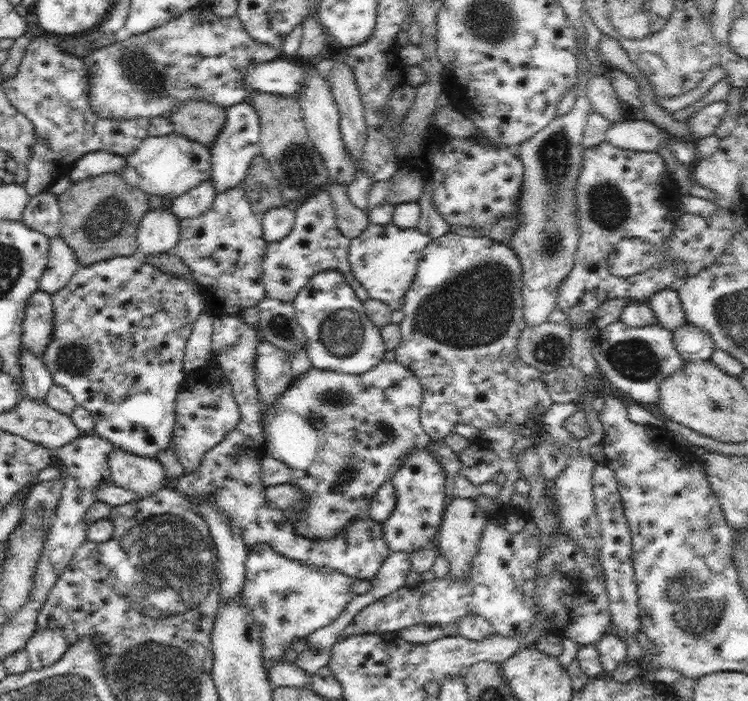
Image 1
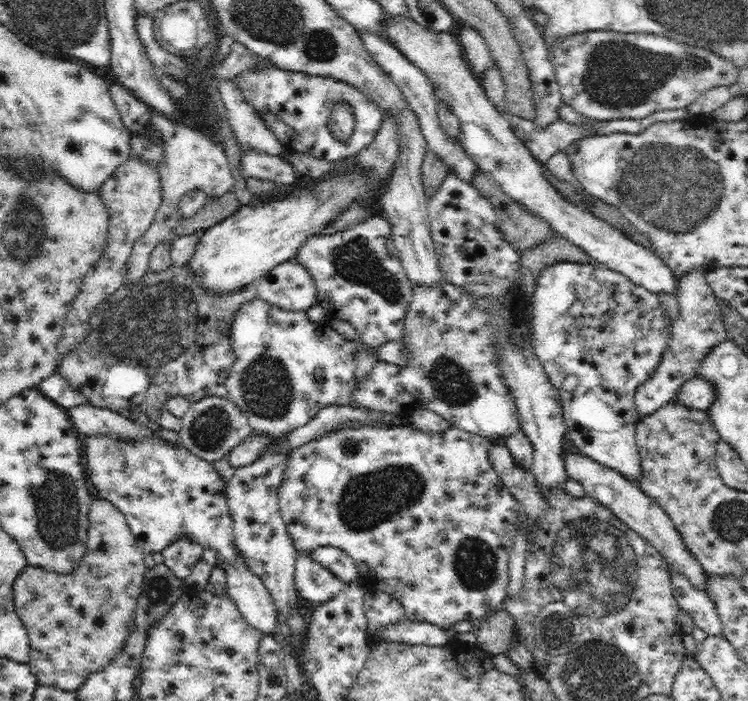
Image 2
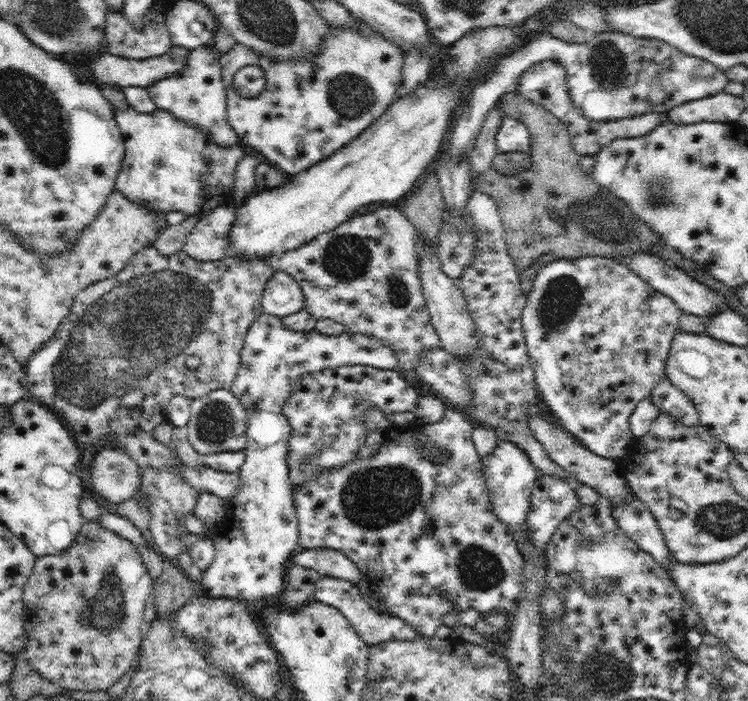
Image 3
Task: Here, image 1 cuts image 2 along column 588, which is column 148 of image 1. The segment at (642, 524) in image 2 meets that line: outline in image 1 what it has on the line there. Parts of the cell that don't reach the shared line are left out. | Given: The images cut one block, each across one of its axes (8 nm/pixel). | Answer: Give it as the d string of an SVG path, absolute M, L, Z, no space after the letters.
M116 447L108 455L108 464L113 483L135 492L140 499L158 492L168 479L161 462Z

